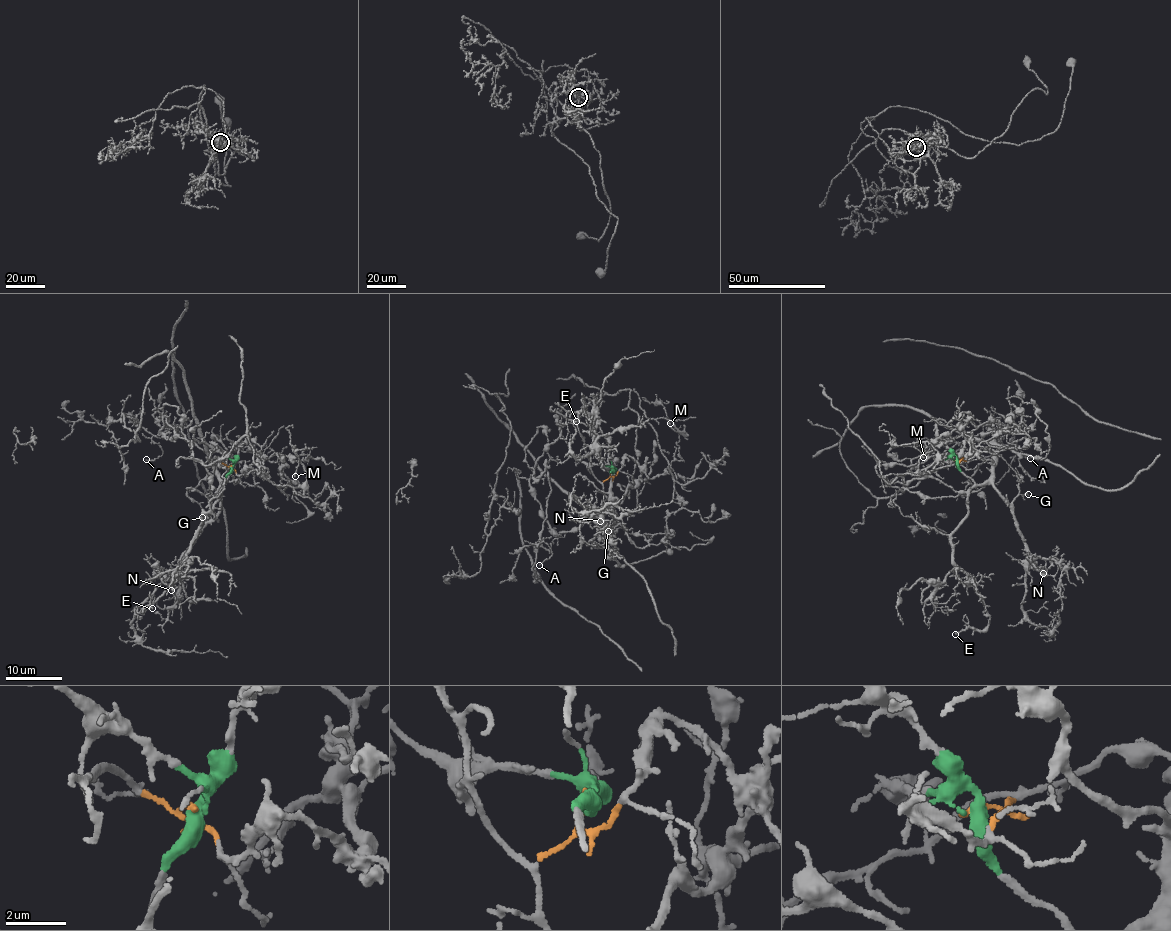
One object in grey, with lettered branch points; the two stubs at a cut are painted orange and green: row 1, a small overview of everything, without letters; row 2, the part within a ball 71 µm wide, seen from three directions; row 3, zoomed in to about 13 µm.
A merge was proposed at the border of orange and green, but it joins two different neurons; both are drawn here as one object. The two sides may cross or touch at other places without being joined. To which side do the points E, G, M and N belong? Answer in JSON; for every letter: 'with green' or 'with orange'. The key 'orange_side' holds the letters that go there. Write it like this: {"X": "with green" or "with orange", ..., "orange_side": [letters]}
{"E": "with green", "G": "with green", "M": "with orange", "N": "with green", "orange_side": ["M"]}

